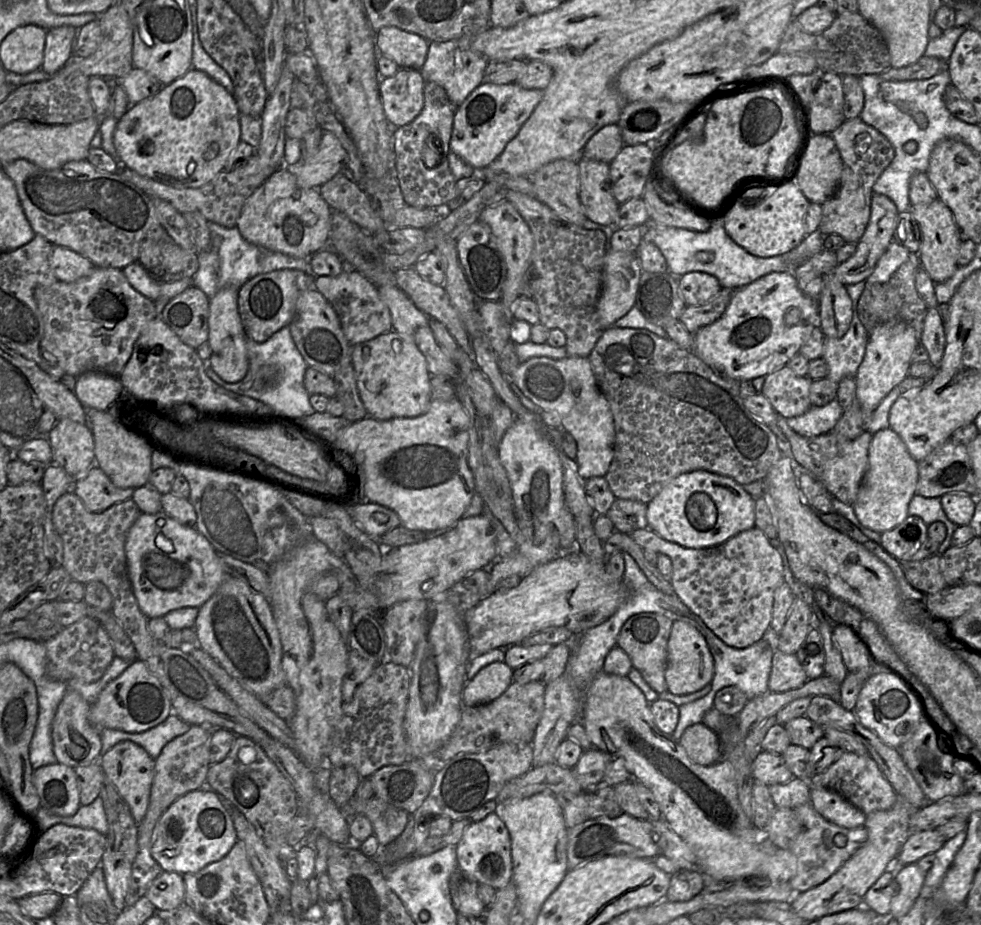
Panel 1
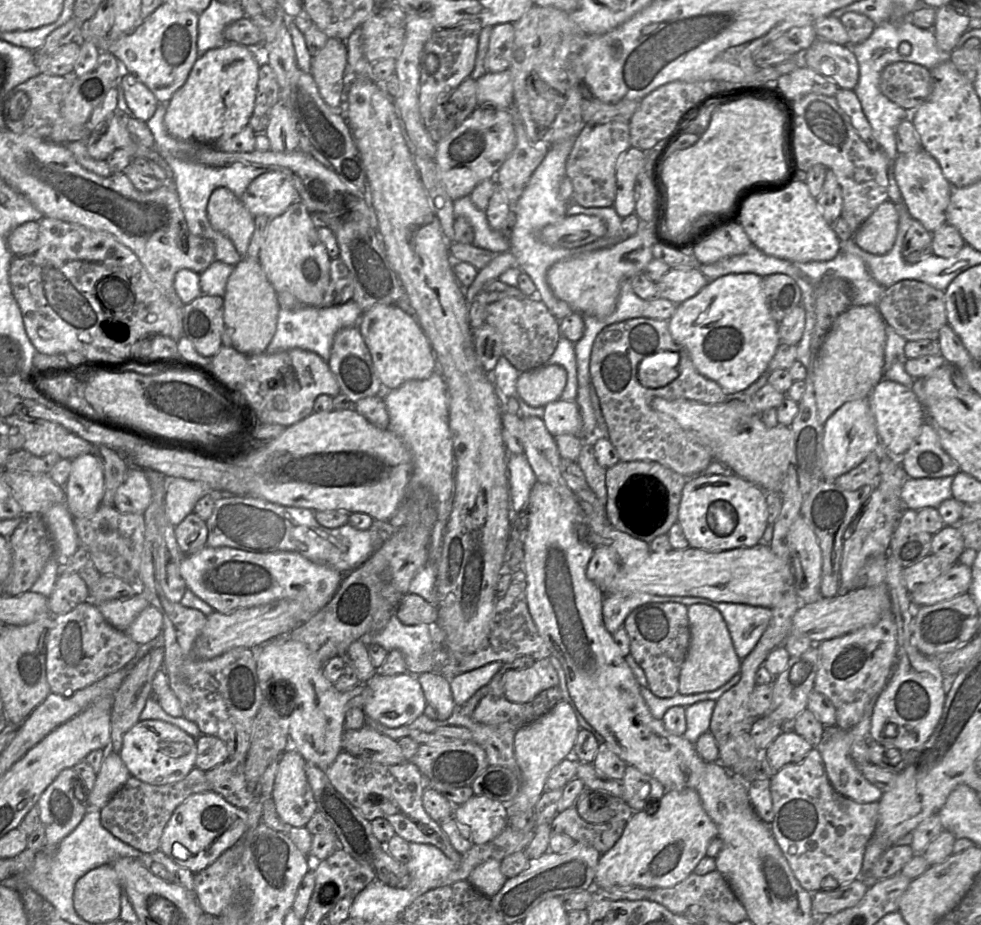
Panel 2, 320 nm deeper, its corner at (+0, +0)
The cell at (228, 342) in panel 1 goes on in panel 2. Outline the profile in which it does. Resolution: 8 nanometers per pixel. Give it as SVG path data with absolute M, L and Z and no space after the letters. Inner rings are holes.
M247 256L234 266L223 298L223 318L229 330L231 346L246 355L258 355L266 351L276 329L279 305L277 294L268 281L258 260Z

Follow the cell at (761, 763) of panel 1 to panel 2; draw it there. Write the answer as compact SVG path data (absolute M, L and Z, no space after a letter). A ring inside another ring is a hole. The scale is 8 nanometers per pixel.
M785 728L765 749L775 772L788 763L801 761L814 747L791 728Z

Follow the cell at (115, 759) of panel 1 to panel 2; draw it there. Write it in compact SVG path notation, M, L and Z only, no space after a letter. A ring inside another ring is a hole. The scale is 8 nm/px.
M143 720L124 735L119 755L132 777L152 785L167 785L182 780L195 767L196 740L171 723Z

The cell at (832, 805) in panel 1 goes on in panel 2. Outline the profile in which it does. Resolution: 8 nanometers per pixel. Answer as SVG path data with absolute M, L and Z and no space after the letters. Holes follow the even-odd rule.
M875 700L866 707L861 721L849 730L839 729L830 737L826 737L816 748L819 751L827 778L833 788L841 795L859 803L878 802L883 791L871 784L860 772L857 764L850 755L851 744L856 738L869 737L871 728L871 717Z

